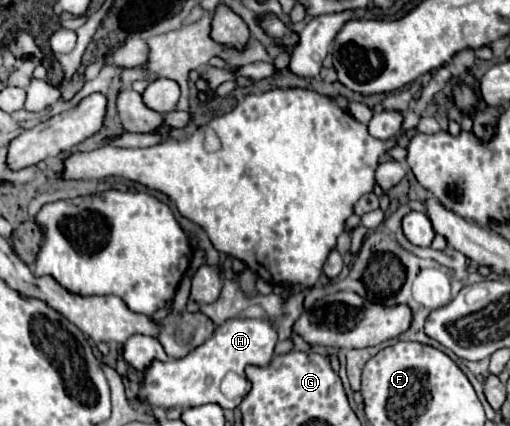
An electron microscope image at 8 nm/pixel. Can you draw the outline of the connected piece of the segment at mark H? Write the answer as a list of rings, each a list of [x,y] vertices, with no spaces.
[[[227,319],[219,325],[211,339],[207,339],[201,347],[191,351],[183,359],[171,359],[167,363],[153,361],[145,371],[145,379],[141,387],[147,391],[149,401],[159,407],[195,407],[205,403],[217,403],[223,409],[235,409],[241,399],[229,399],[221,393],[219,385],[229,371],[243,375],[245,365],[261,365],[267,367],[273,359],[273,351],[277,345],[277,331],[269,319]]]

